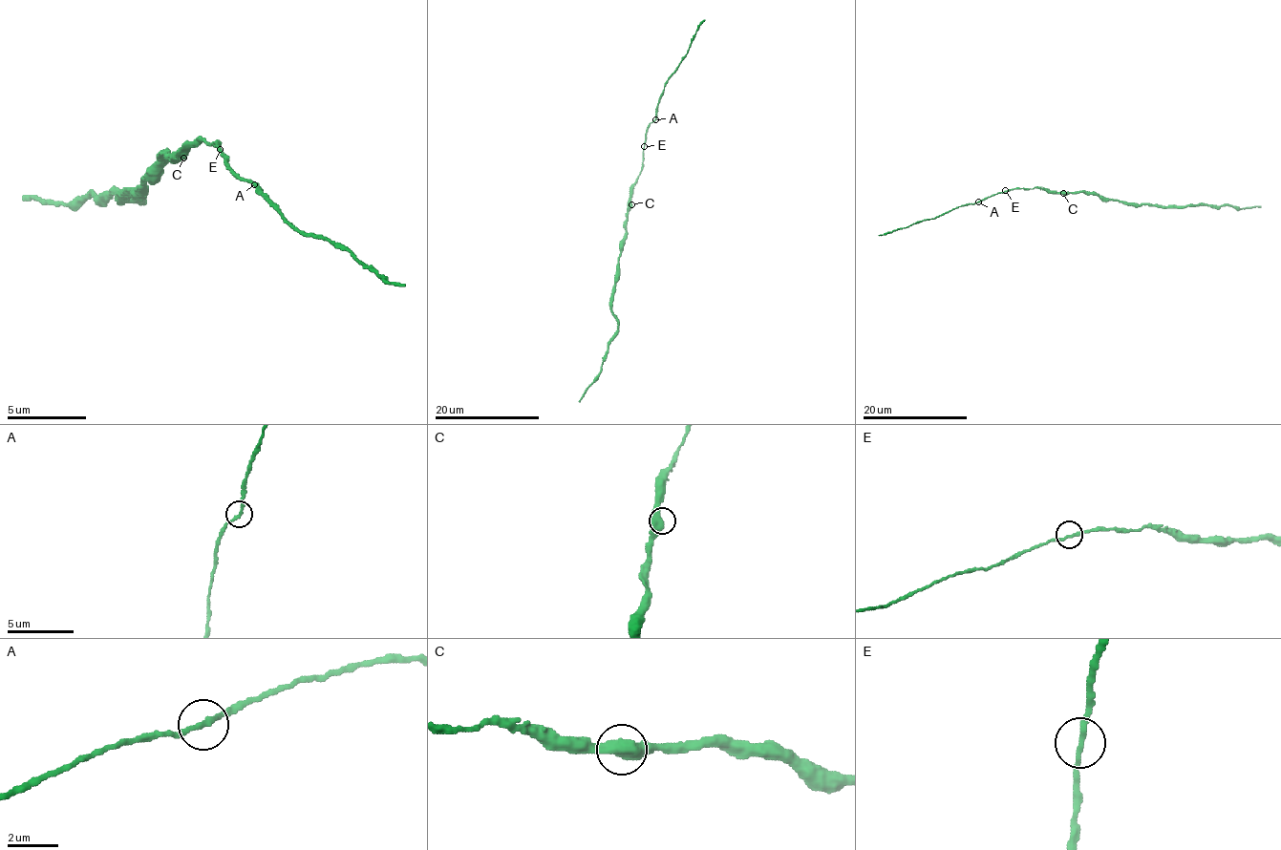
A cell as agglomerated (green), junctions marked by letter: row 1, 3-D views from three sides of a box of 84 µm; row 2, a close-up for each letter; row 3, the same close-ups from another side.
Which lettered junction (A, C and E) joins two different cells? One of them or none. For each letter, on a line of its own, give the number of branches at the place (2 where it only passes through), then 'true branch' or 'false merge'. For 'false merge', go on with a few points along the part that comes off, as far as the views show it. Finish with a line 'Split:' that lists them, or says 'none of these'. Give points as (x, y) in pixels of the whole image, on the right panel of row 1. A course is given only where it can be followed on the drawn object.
A: 2 | true branch
C: 2 | true branch
E: 2 | true branch
Split: none of these

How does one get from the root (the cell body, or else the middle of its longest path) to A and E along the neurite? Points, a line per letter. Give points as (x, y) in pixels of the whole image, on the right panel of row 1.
A: (1063, 192), (1014, 188), (978, 202)
E: (1063, 192), (1046, 192), (1038, 188), (1005, 190)

